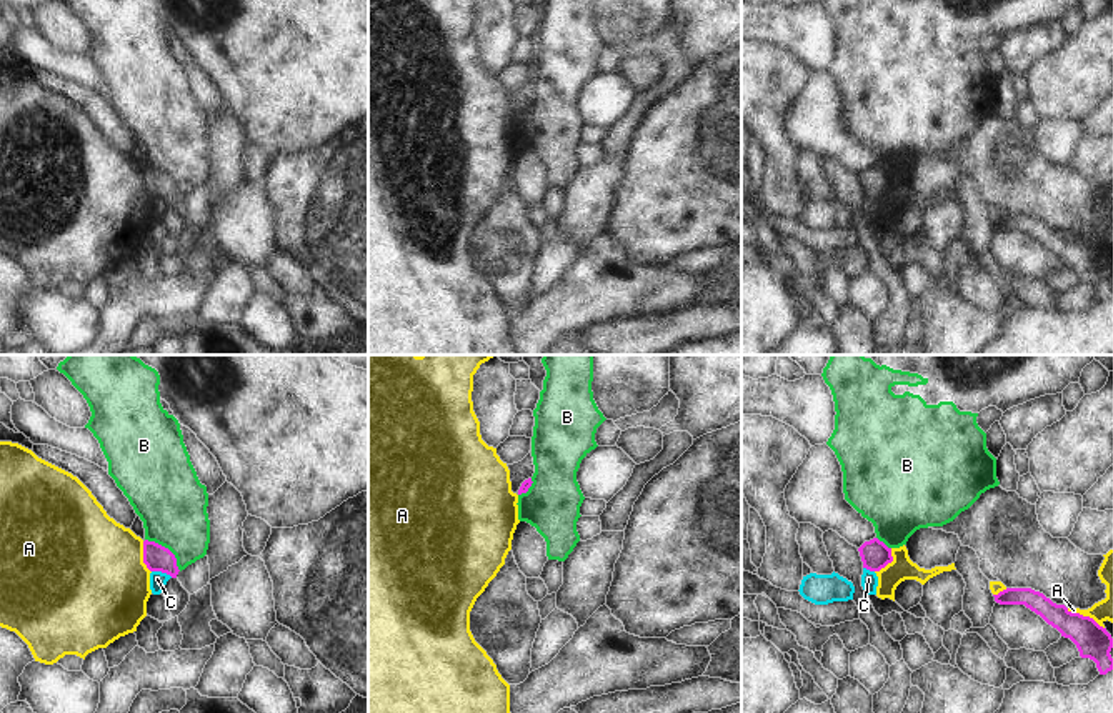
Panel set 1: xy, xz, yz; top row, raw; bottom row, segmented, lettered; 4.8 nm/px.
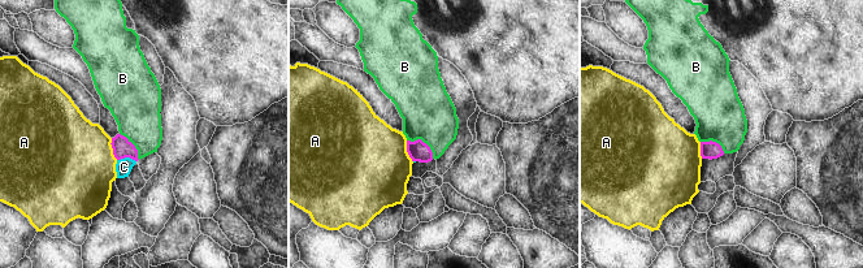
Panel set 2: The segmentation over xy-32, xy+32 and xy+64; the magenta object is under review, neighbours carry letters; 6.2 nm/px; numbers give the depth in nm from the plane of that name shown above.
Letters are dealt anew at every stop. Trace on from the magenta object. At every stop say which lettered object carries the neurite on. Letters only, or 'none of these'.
none of these

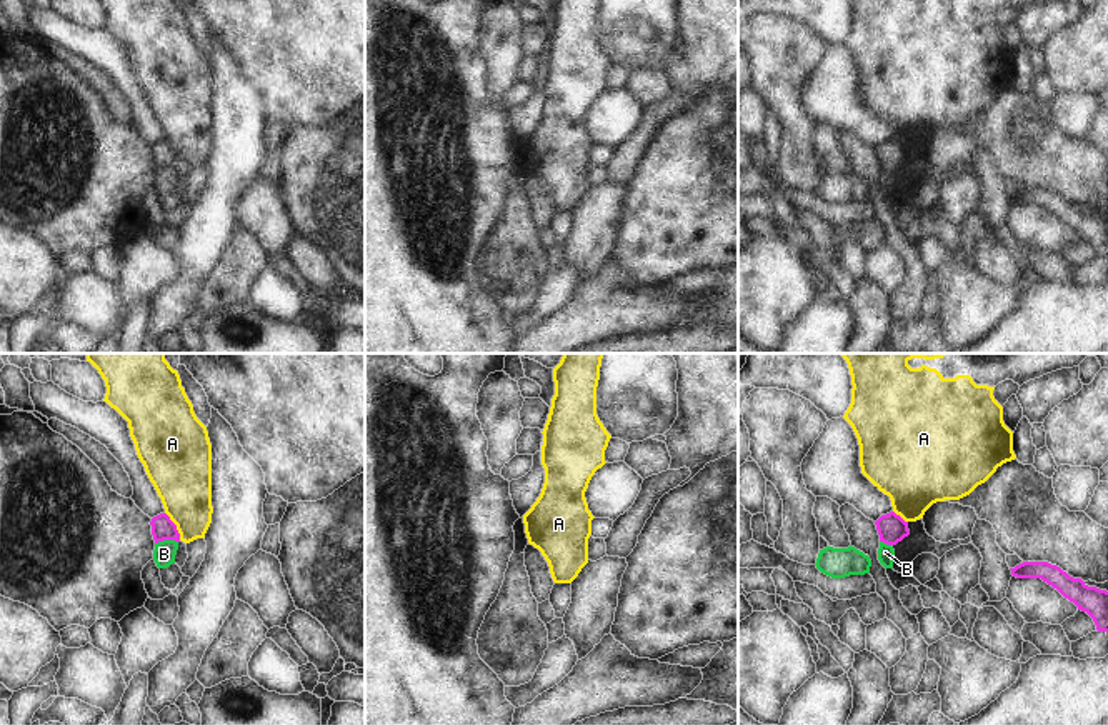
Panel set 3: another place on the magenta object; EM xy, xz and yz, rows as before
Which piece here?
none of these

